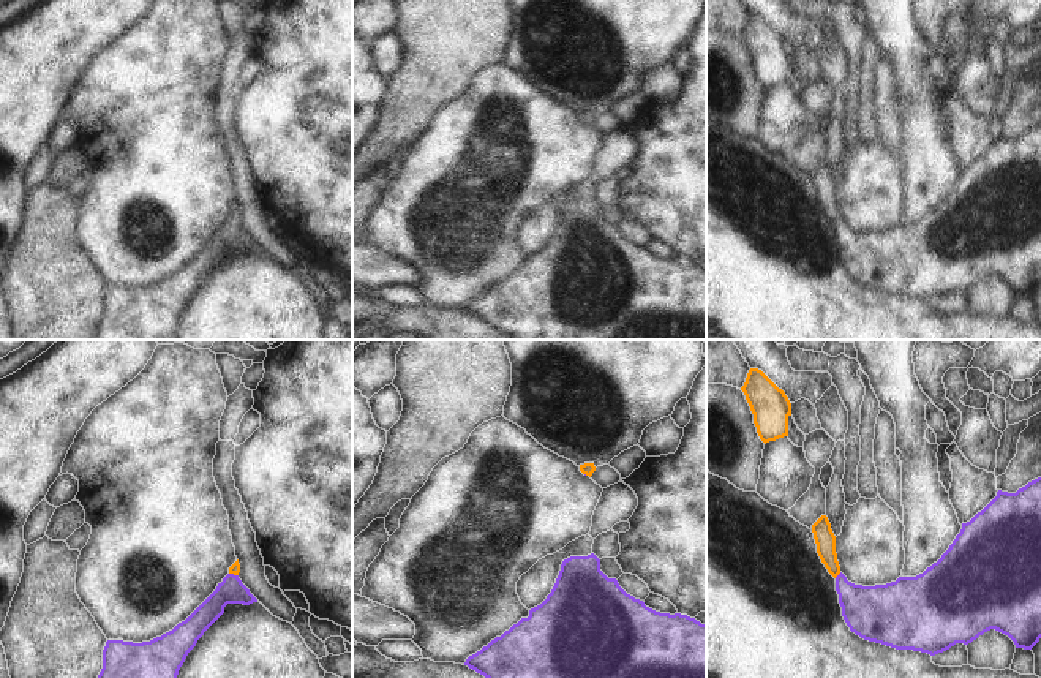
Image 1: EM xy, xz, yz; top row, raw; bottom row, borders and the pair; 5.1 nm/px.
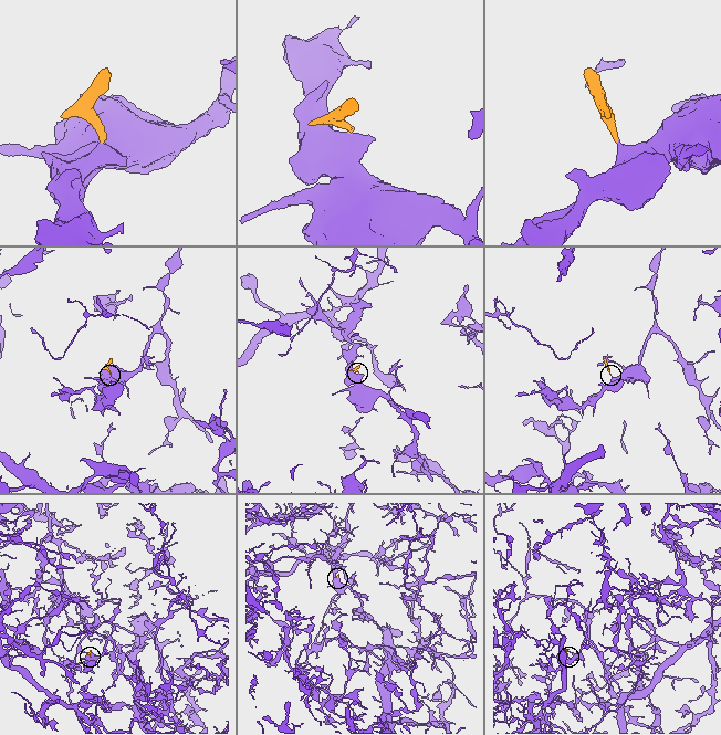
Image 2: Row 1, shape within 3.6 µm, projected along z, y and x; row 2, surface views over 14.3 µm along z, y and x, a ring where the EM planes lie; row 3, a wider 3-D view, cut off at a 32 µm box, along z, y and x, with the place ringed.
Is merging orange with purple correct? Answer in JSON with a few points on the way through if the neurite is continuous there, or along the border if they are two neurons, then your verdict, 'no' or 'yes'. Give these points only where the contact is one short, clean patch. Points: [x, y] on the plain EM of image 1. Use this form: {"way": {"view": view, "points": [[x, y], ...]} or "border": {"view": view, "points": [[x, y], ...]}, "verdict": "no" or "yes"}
{"way": {"view": "yz", "points": [[825, 185], [828, 204], [838, 220], [841, 229], [869, 258]]}, "verdict": "yes"}

